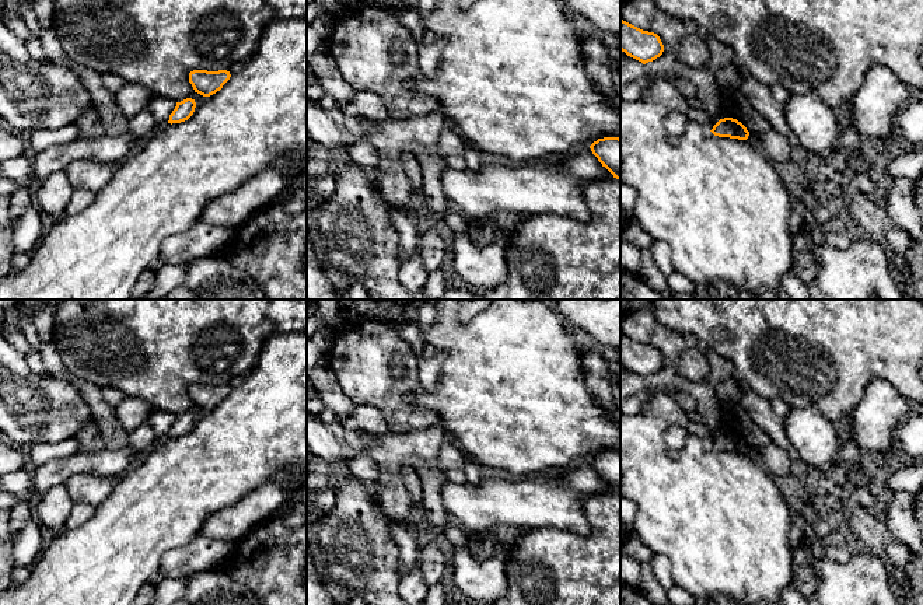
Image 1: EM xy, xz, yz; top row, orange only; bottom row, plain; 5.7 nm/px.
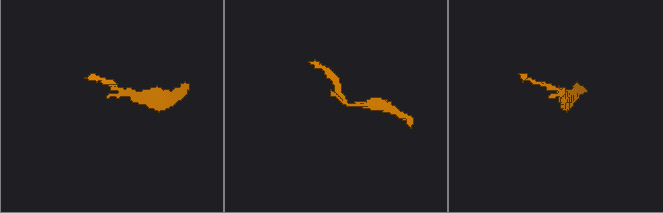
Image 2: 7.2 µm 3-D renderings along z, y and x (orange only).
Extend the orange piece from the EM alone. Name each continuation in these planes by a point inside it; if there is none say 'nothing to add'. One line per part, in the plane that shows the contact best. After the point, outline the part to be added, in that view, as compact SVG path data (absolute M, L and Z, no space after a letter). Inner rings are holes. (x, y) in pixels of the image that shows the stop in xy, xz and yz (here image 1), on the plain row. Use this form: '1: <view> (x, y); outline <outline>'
nothing to add

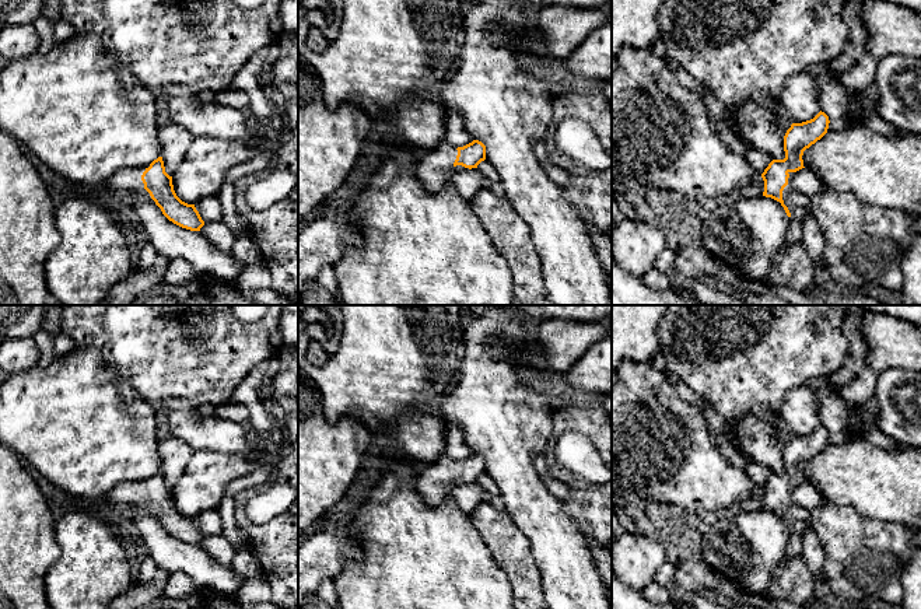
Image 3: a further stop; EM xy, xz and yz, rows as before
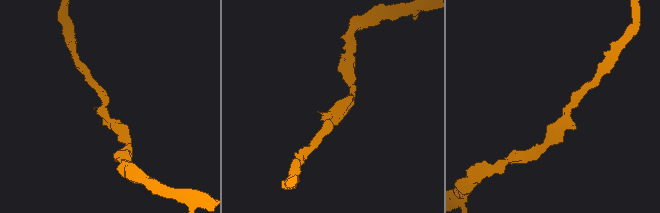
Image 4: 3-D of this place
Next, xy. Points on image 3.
1: xy (126, 494); outline M150 479L140 482L120 482L108 493L104 500L106 500L119 514L122 514L129 521L132 521L133 507L139 507L144 512L151 512L141 494L141 489L148 480Z

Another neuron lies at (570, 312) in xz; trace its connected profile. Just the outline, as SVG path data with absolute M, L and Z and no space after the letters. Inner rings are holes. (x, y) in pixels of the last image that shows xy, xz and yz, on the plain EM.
M502 305L518 309L526 318L540 321L565 319L574 322L593 322L612 316L612 305Z

